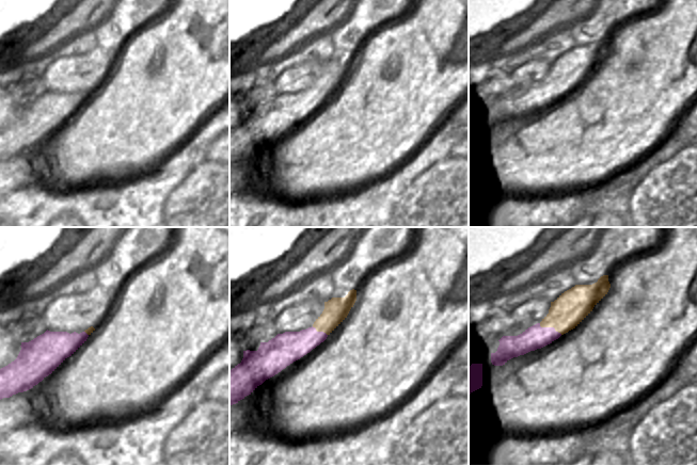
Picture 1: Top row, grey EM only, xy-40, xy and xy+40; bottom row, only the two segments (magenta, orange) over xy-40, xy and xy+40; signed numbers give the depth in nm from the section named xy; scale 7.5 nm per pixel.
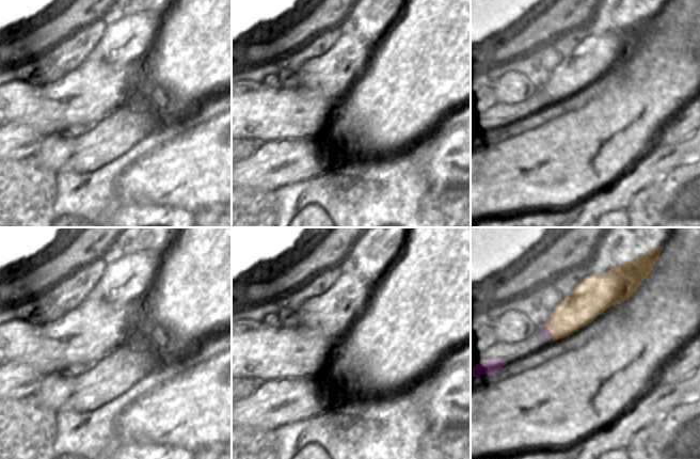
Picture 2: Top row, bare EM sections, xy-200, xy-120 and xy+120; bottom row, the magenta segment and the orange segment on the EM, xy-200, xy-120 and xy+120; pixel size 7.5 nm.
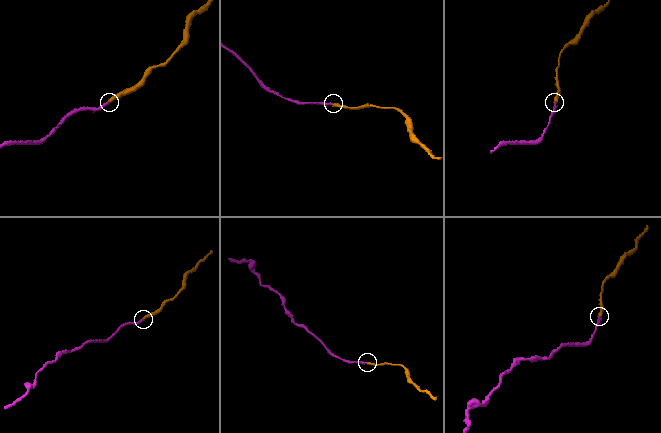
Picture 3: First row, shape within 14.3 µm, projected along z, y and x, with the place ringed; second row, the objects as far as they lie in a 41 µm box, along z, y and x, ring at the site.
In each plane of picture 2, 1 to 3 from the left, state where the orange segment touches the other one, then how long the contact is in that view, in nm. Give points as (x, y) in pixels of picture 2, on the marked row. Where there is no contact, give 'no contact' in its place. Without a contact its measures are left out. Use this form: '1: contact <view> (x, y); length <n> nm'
1: no contact
2: no contact
3: contact xy+120 (549, 330); length 100 nm

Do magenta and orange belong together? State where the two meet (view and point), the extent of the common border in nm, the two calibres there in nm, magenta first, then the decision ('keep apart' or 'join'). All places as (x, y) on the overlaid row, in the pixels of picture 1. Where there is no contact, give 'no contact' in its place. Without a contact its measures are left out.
contact xy+40 (550, 327); length 190 nm; calibres 180 and 240 nm; join

